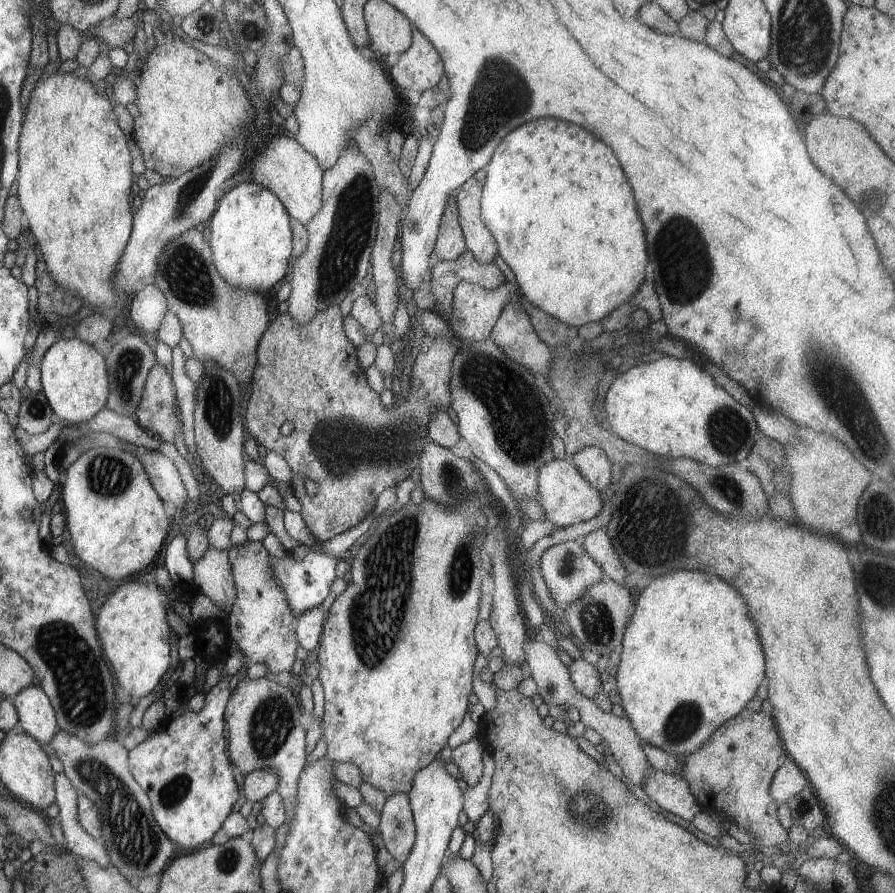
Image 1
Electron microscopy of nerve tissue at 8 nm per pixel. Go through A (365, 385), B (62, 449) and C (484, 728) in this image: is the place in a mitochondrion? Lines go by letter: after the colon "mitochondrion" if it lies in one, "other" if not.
A: other
B: mitochondrion
C: other

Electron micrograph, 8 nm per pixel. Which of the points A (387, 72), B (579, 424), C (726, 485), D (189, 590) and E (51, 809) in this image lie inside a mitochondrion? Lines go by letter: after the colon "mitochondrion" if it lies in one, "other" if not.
A: other
B: other
C: mitochondrion
D: other
E: other

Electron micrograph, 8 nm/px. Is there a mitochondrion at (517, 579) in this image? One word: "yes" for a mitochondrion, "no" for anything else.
no

